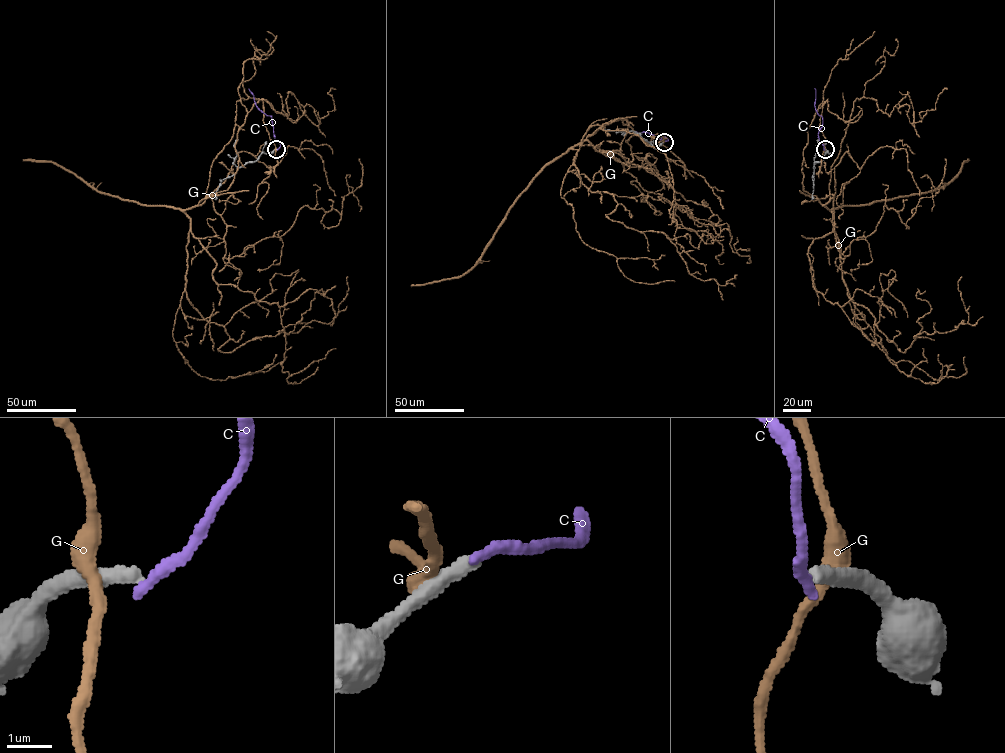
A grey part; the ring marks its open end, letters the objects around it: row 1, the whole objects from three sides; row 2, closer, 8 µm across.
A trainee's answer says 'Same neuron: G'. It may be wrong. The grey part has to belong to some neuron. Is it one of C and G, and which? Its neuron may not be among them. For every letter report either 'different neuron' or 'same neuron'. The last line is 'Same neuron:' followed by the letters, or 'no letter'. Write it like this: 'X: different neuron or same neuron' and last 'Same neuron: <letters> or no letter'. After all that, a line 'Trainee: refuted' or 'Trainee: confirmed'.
C: different neuron
G: different neuron
Same neuron: no letter
Trainee: refuted

